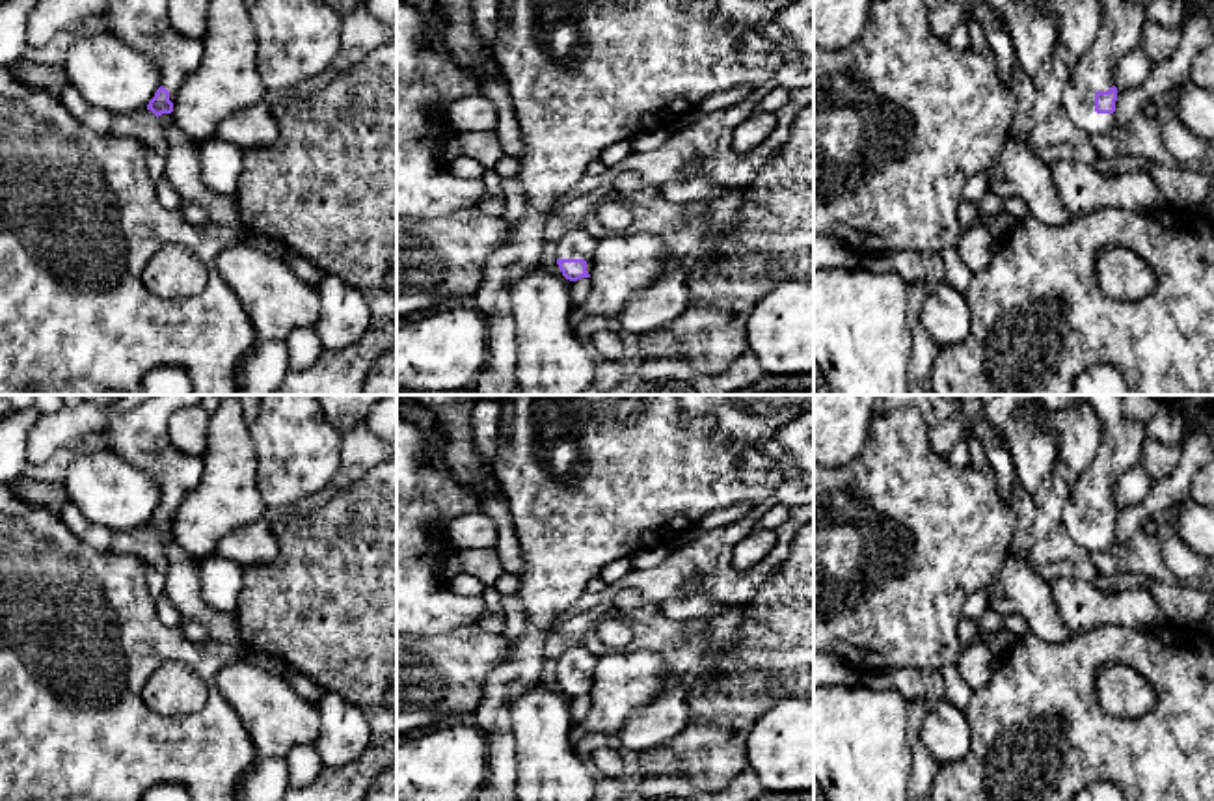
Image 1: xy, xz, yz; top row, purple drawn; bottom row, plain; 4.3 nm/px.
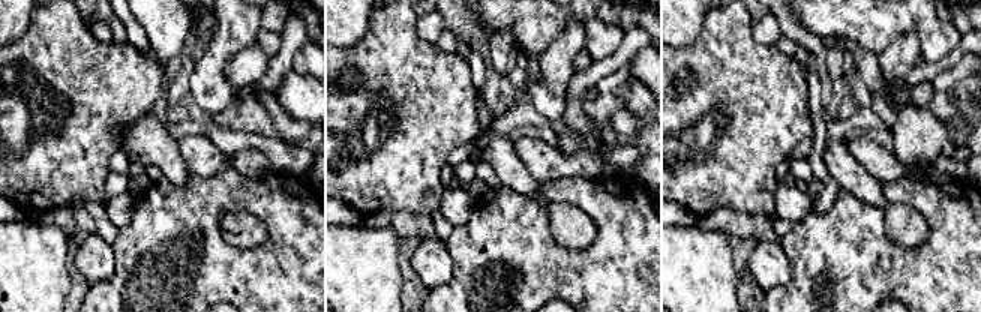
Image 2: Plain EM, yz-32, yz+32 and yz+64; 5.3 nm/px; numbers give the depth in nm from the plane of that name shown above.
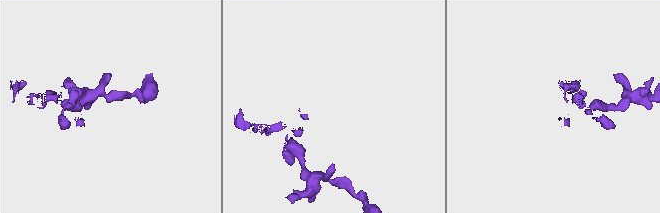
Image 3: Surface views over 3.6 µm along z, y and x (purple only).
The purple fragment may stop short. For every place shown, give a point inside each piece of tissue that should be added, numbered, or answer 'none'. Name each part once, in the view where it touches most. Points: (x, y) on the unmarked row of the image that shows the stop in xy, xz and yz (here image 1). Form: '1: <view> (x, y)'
1: yz (1121, 444)

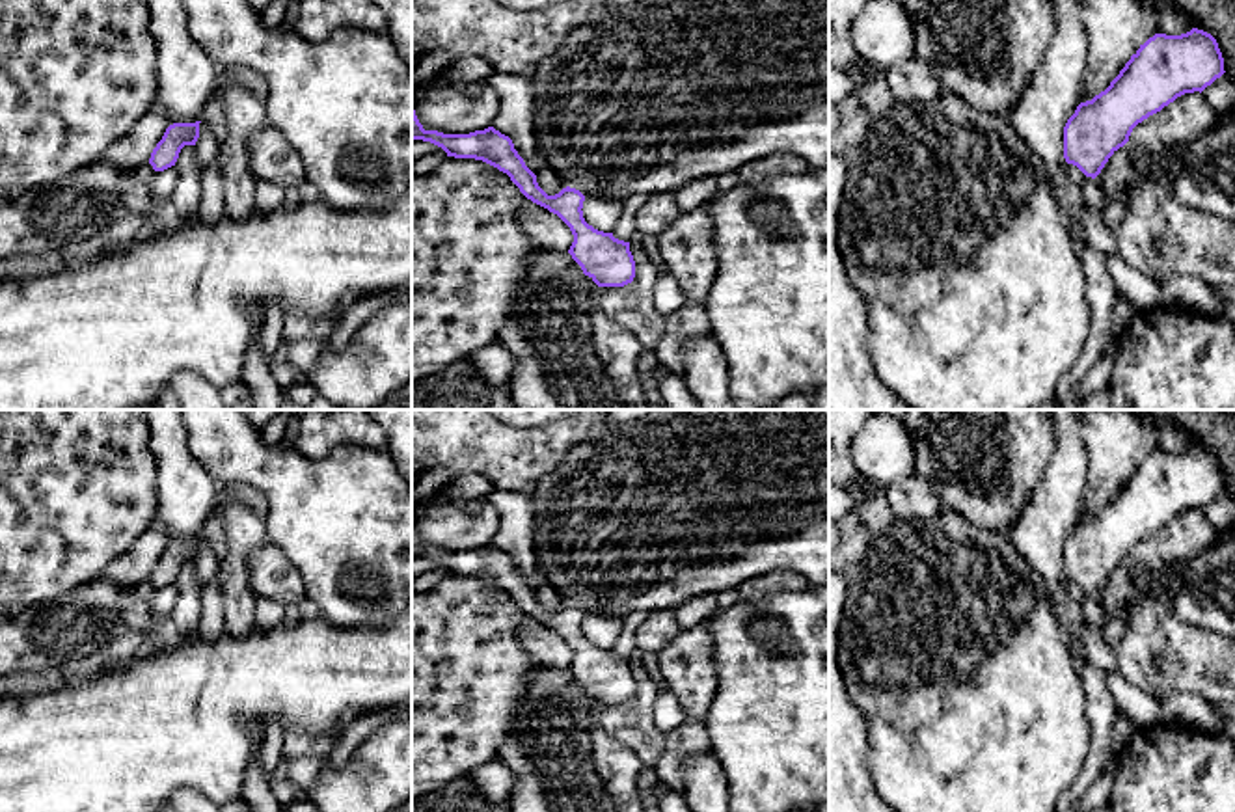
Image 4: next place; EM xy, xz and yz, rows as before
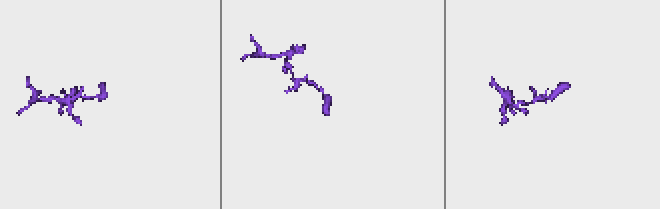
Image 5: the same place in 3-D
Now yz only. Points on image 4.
none

